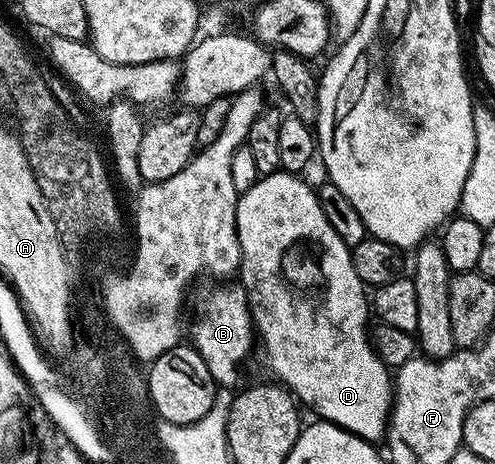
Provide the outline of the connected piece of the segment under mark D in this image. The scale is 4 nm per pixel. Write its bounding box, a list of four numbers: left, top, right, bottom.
[236,171,394,441]

